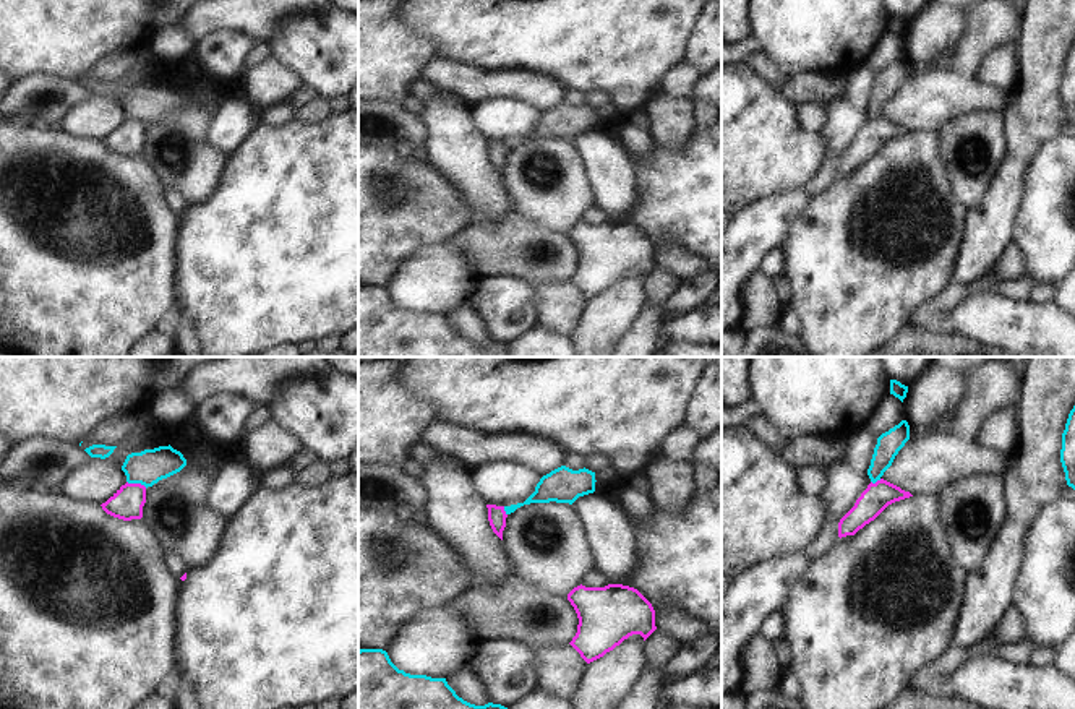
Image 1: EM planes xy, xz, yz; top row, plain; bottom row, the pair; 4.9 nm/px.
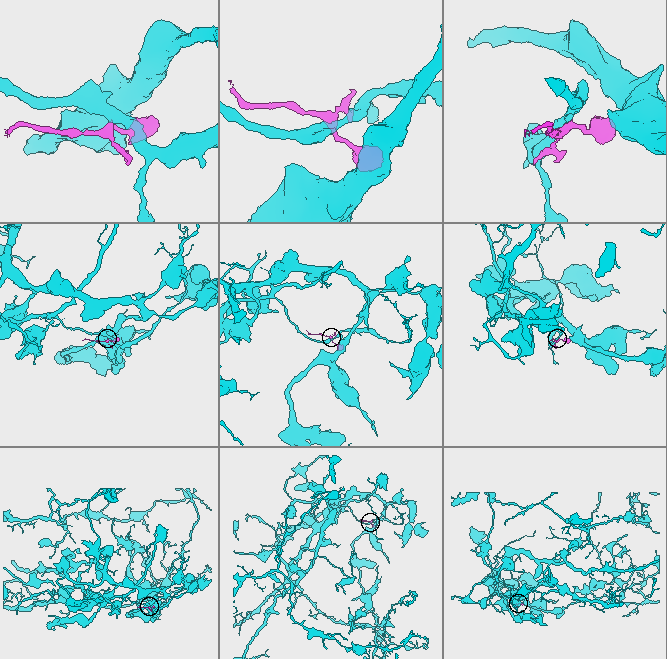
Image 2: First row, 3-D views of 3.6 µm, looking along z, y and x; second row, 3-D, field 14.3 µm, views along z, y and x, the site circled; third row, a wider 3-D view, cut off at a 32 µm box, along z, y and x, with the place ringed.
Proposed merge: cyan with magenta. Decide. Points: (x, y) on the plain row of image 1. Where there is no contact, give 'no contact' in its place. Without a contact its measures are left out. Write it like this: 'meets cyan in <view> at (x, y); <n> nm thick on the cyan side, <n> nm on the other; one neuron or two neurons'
meets cyan in xy at (137, 119); 170 nm thick on the cyan side, 160 nm on the other; two neurons

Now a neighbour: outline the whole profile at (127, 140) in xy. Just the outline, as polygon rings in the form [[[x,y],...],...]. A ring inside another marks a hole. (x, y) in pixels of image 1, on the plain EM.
[[[126,118],[101,143],[107,151],[113,154],[131,157],[143,154],[144,140],[146,123],[141,120]]]

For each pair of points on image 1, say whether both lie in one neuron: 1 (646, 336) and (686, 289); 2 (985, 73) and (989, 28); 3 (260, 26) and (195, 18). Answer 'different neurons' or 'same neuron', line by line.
1: different neurons
2: different neurons
3: same neuron

